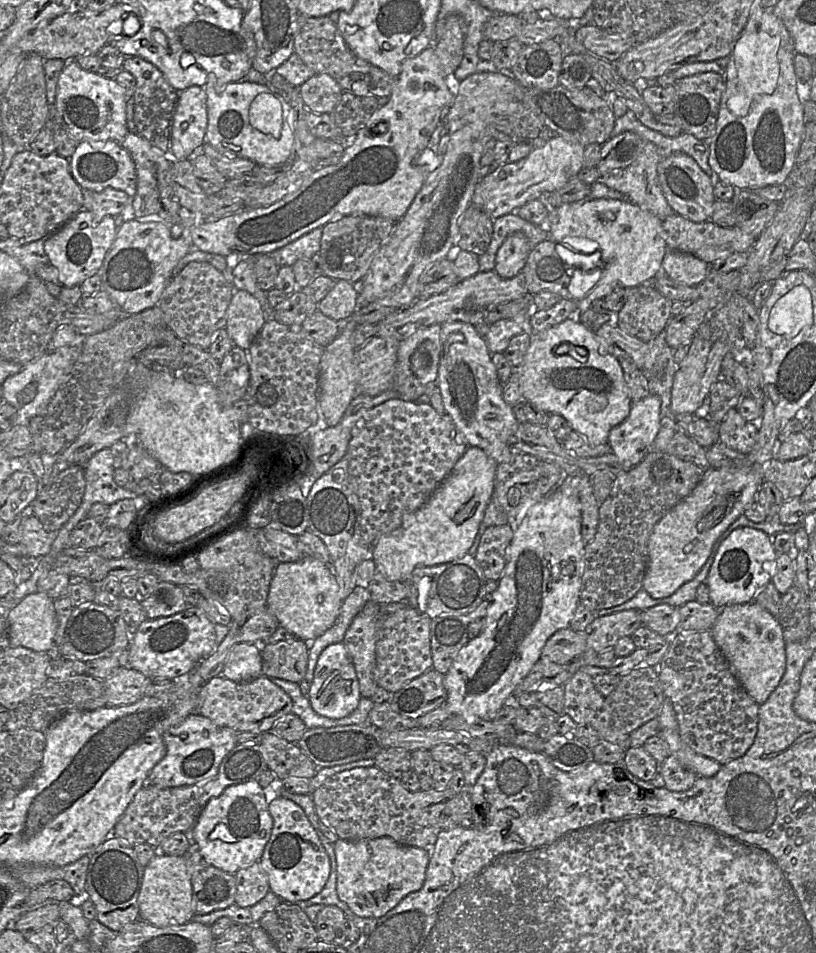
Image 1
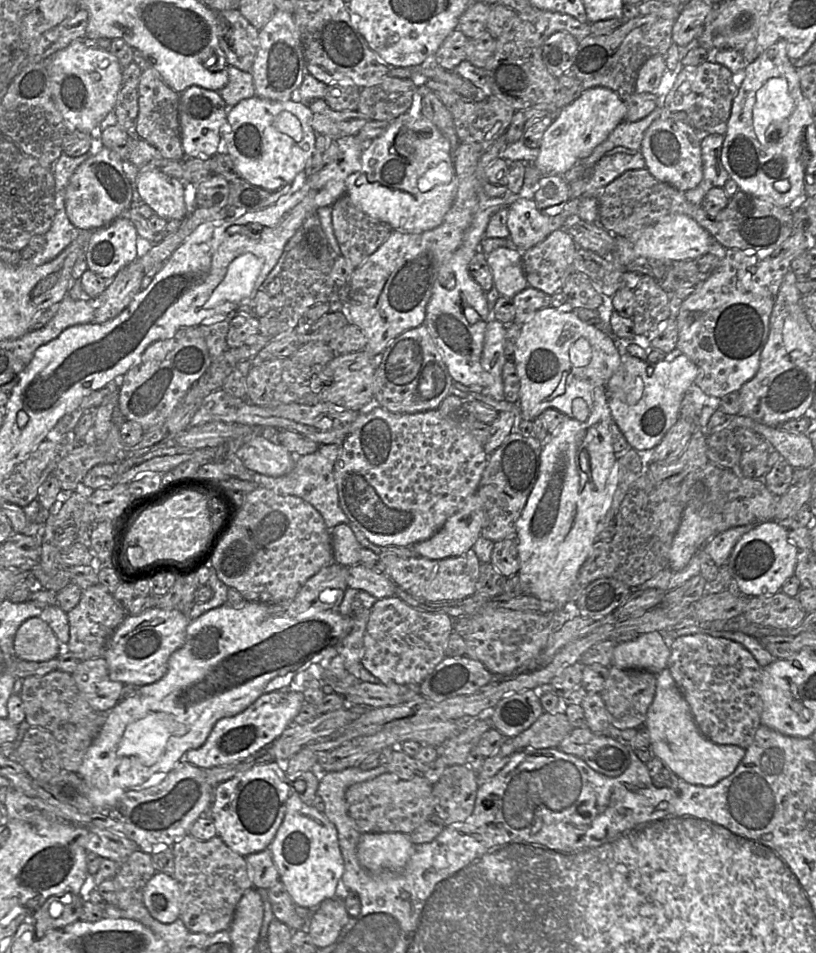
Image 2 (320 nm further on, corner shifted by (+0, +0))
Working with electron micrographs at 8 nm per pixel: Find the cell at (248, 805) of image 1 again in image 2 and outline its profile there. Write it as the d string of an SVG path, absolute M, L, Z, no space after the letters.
M283 762L258 764L219 783L211 804L217 836L232 851L244 857L268 849L283 821L291 794Z

